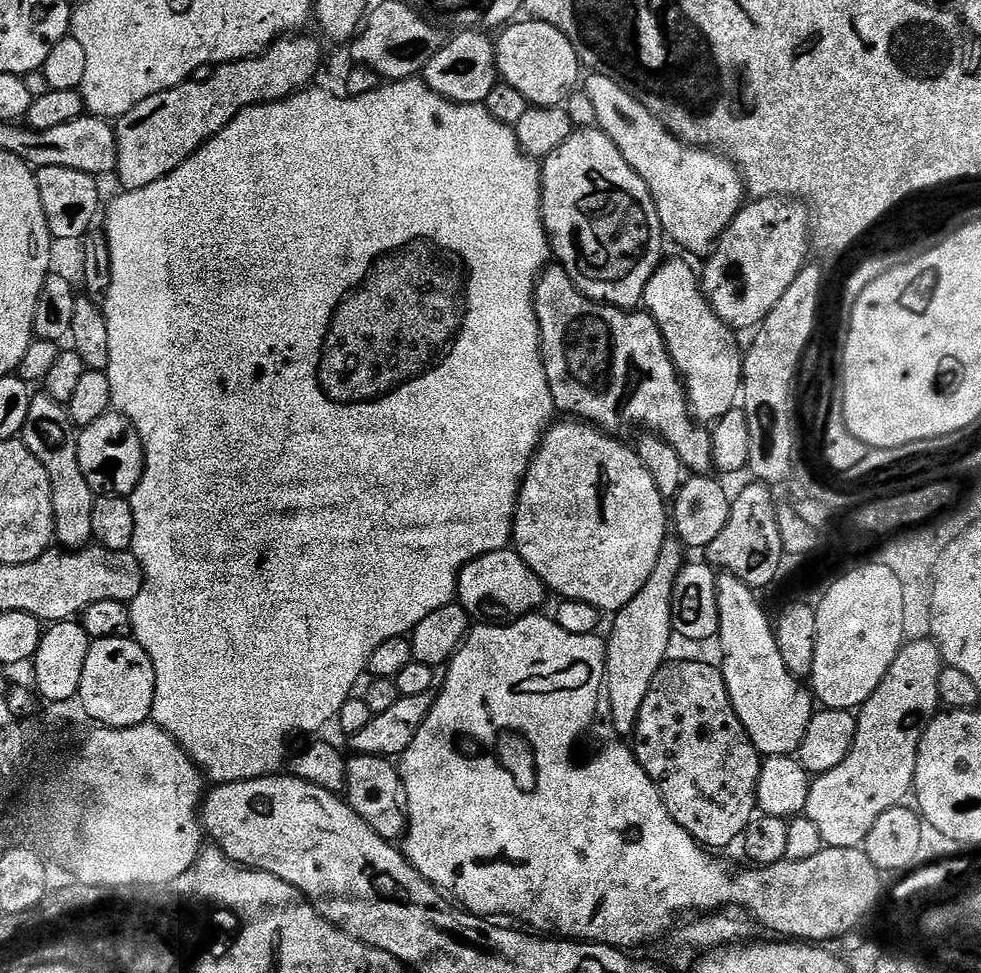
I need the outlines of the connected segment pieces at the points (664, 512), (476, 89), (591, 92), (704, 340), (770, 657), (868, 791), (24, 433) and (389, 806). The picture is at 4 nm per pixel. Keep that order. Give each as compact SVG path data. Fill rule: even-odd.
M564 418L553 423L540 439L540 445L536 447L536 453L532 456L532 461L528 467L524 481L520 483L520 497L516 499L516 513L512 523L512 544L514 551L520 555L522 562L542 578L545 589L549 593L557 592L560 596L565 596L568 600L577 600L580 604L589 604L592 608L597 608L600 612L615 614L646 586L646 578L650 578L650 573L654 571L654 566L658 562L658 553L662 551L662 542L670 536L670 512L666 507L666 502L662 494L658 494L658 486L654 486L654 478L638 462L638 454L635 447L626 445L615 435L602 432L599 428L594 428L590 424L585 424L575 418Z
M460 30L430 58L422 79L434 94L455 104L483 104L486 94L498 83L496 45L491 35L480 30Z
M589 75L583 81L582 91L594 104L596 127L601 128L611 138L614 146L618 146L618 150L622 150L622 158L626 158L626 162L630 162L630 166L642 178L642 182L646 182L654 198L654 206L658 210L658 218L664 228L665 237L688 252L707 253L719 240L720 235L728 229L730 222L739 214L746 200L744 181L741 180L740 171L736 169L735 164L715 150L693 148L691 144L684 144L676 136L670 135L652 117L650 110L646 110L646 106L642 106L639 100L610 78Z
M665 259L656 273L646 282L646 290L642 301L648 315L654 318L658 330L662 332L662 338L666 344L666 350L674 366L676 373L684 382L684 390L688 393L689 412L702 424L712 424L726 415L739 401L742 385L744 383L744 352L742 344L736 341L737 333L729 328L718 314L710 306L710 302L704 296L701 277L684 260Z
M729 572L717 575L716 593L718 594L718 622L720 623L720 631L718 633L718 641L720 640L720 652L724 655L724 661L719 661L718 667L724 681L726 682L726 690L730 694L730 702L734 706L734 710L738 714L738 718L742 722L742 726L746 730L746 734L750 738L750 742L756 747L756 751L761 757L766 756L796 756L802 746L802 738L806 738L806 726L810 726L810 718L814 711L814 697L807 687L802 685L801 677L790 674L790 670L786 670L786 662L782 662L782 653L778 650L778 642L776 641L776 630L773 621L768 620L768 616L764 613L764 608L760 605L757 589L746 586L746 582L742 582L742 578L734 578L734 574Z
M909 639L900 649L898 658L886 670L886 678L870 694L870 698L858 710L856 716L856 733L850 754L834 766L834 770L824 772L812 781L810 798L806 802L803 815L814 822L814 827L822 834L822 842L829 848L858 848L874 830L874 822L886 814L886 810L901 807L909 799L916 783L916 763L918 746L928 724L941 711L938 698L938 674L942 667L940 651L931 639Z
M46 394L33 395L30 411L26 414L26 426L22 426L19 439L24 441L26 450L46 466L54 502L55 543L64 550L79 550L93 543L90 514L94 514L94 493L82 474L82 466L78 466L76 438L64 404Z
M352 754L347 761L344 792L348 805L374 834L389 842L399 841L406 831L406 805L402 799L399 767L386 756Z

